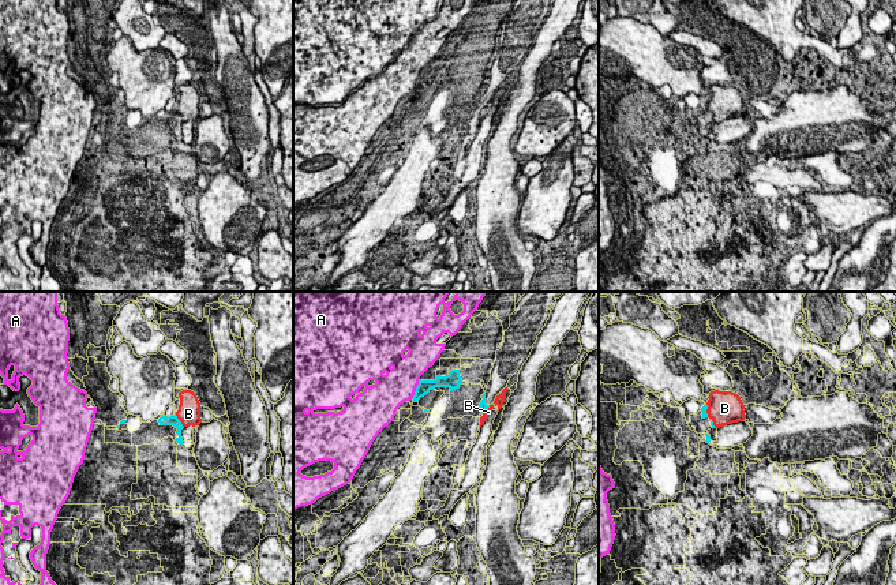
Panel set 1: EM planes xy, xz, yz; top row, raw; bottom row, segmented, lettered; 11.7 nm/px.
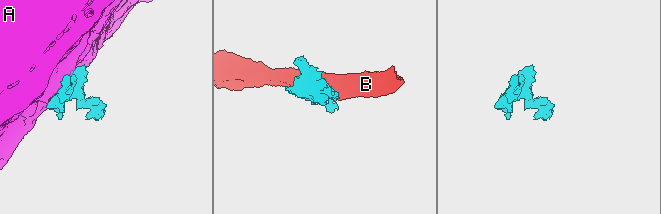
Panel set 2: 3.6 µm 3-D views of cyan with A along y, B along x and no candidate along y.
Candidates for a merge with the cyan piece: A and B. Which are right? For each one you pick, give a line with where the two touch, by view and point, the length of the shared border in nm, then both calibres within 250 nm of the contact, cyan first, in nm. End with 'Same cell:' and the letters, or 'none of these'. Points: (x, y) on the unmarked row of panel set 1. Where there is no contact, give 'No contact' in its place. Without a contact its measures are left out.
Same cell: none of these

